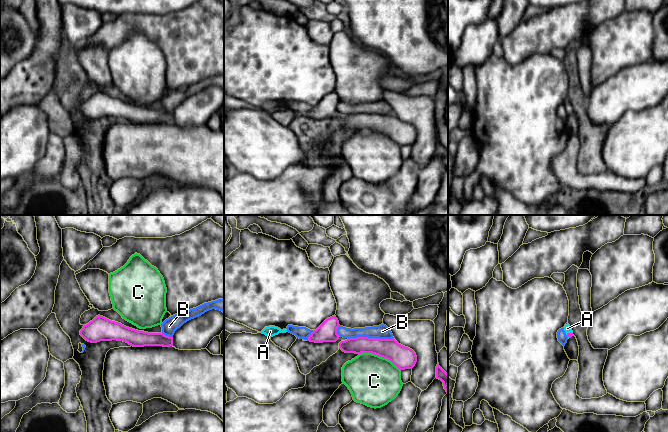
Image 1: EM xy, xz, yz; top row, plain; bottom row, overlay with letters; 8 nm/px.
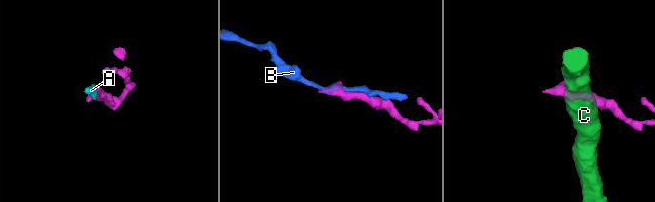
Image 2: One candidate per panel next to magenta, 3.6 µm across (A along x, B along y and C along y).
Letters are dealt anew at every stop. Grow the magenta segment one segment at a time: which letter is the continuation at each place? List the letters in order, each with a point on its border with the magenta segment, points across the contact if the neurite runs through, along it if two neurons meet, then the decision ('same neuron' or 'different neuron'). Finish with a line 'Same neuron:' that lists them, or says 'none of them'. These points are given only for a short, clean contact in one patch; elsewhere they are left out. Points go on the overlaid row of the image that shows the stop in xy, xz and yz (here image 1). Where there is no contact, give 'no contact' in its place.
A: meets magenta in yz at (569, 333); runs through yz (569, 335), (569, 333), (567, 328); same neuron
B: meets magenta in xz at (370, 338); different neuron
C: meets magenta in xz at (380, 356); border along xz (359, 353), (374, 353), (385, 357), (400, 370); different neuron
Same neuron: A

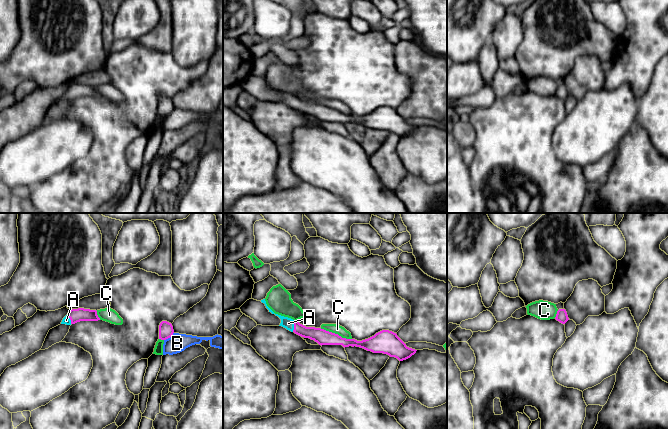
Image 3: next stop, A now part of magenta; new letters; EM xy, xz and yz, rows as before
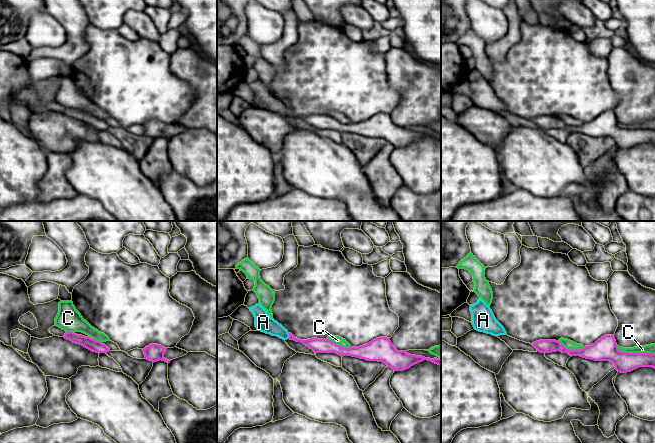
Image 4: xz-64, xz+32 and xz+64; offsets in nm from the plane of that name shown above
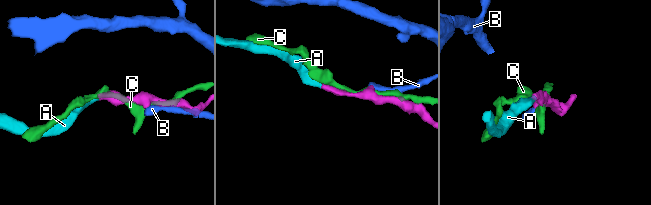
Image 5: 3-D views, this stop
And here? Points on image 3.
A: meets magenta in xz at (294, 326); runs through xz (322, 337), (294, 326), (288, 323); same neuron
B: meets magenta in xy at (169, 337); border along xy (173, 332), (164, 340); different neuron
C: meets magenta in xz at (336, 334); different neuron
Same neuron: A

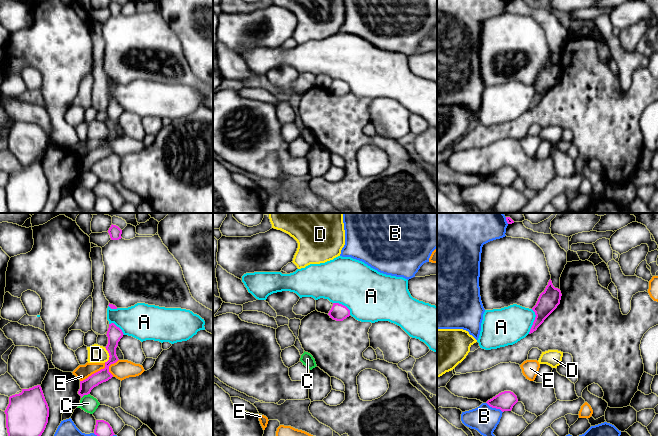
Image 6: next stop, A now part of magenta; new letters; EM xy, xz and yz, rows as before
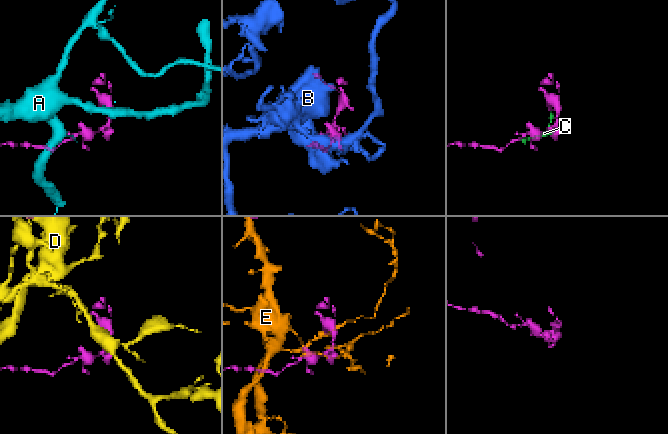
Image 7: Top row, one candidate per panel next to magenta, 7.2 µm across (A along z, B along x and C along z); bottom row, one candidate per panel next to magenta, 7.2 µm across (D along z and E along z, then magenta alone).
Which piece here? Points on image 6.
A: meets magenta in yz at (534, 321); border along yz (532, 309), (535, 319), (528, 333); different neuron
B: meets magenta in yz at (494, 407); different neuron
C: meets magenta in xy at (85, 394); different neuron
D: meets magenta in xy at (109, 355); border along xy (104, 347), (109, 356), (106, 362); different neuron
E: meets magenta in xy at (98, 371); different neuron
Same neuron: none of them

